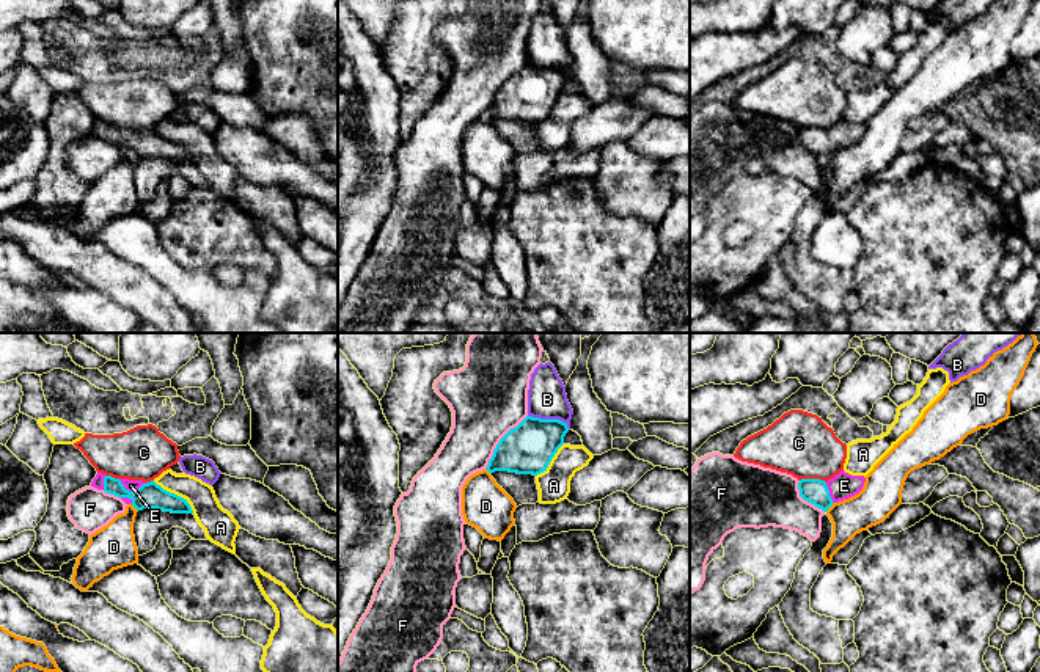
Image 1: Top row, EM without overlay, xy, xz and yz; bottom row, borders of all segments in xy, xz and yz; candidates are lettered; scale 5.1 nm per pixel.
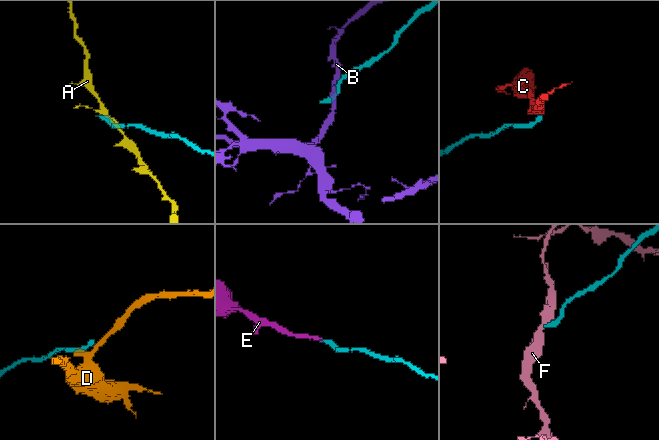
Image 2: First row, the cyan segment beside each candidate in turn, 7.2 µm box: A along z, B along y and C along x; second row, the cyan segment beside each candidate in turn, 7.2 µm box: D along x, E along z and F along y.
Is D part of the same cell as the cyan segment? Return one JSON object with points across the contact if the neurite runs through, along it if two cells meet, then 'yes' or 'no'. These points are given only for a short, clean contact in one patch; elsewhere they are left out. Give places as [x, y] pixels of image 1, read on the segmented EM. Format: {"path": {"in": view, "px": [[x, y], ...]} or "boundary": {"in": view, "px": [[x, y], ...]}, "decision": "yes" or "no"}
{"boundary": {"in": "yz", "px": [[834, 503], [825, 511]]}, "decision": "no"}

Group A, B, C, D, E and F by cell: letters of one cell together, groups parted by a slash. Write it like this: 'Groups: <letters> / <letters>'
Groups: A / B / C / D / E / F

